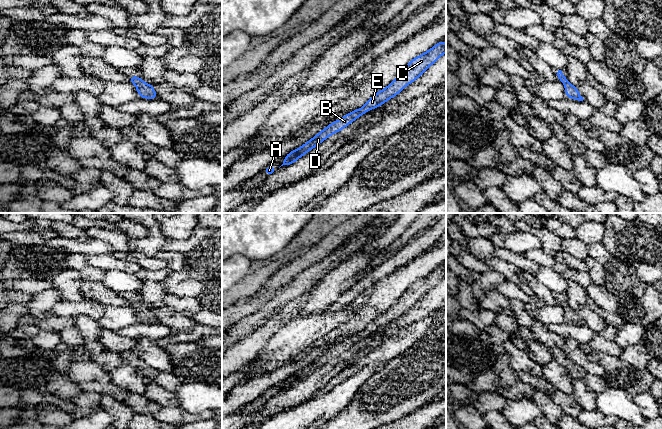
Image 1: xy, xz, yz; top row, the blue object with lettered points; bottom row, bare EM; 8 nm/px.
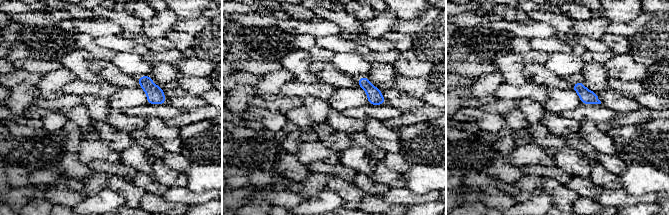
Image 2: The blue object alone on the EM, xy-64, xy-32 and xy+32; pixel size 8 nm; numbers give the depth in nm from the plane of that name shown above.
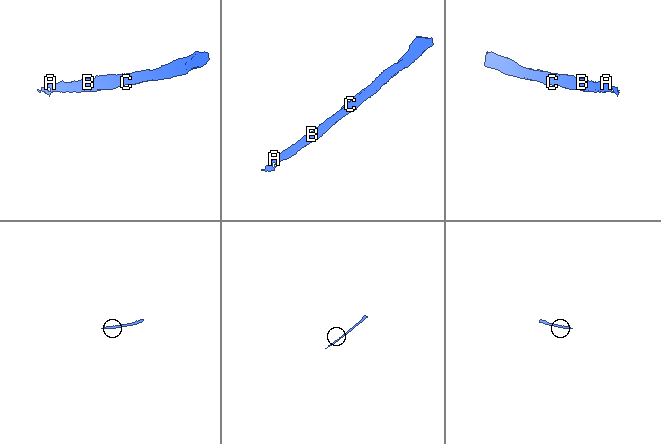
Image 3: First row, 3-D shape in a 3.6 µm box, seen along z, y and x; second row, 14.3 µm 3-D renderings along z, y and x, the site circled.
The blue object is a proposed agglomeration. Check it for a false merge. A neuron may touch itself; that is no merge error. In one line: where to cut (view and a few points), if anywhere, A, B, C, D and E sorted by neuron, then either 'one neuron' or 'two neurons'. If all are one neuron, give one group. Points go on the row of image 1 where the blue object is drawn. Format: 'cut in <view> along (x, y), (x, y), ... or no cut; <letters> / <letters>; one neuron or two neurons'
no cut; A B C D E; one neuron

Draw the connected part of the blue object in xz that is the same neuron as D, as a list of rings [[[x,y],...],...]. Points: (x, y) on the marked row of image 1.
[[[443,40],[427,50],[425,53],[412,59],[401,73],[386,88],[374,94],[362,108],[358,108],[342,118],[330,123],[321,130],[312,139],[308,140],[301,147],[291,151],[284,157],[283,165],[295,163],[300,157],[311,151],[314,147],[321,144],[329,136],[338,133],[346,126],[350,125],[357,118],[366,112],[375,109],[384,104],[389,99],[399,94],[406,86],[418,79],[426,70],[434,64],[444,53],[446,53],[446,44]]]

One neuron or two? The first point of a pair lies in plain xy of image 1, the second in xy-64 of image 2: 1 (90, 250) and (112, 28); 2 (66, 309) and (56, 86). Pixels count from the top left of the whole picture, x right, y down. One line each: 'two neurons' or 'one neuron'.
1: one neuron
2: two neurons

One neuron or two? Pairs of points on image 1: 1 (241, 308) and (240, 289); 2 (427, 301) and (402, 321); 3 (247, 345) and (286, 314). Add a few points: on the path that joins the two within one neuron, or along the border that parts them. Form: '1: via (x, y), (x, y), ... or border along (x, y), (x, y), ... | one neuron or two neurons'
1: border along (254, 294), (242, 297), (232, 305) | two neurons
2: via (421, 307), (408, 317) | one neuron
3: via (257, 340), (276, 323) | one neuron

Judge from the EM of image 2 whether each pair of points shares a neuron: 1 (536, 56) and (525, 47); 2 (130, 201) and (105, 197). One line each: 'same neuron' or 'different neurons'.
1: same neuron
2: different neurons

